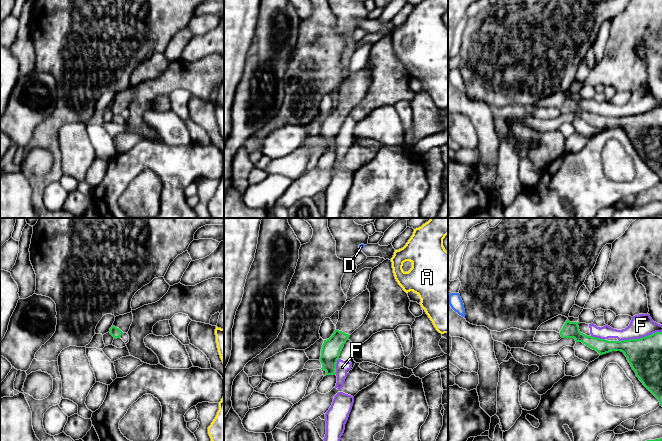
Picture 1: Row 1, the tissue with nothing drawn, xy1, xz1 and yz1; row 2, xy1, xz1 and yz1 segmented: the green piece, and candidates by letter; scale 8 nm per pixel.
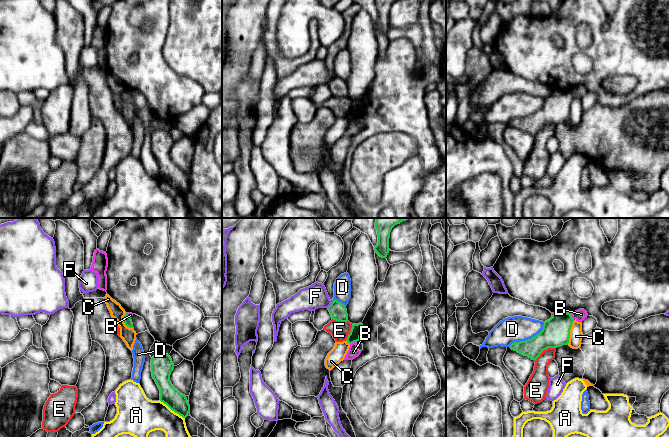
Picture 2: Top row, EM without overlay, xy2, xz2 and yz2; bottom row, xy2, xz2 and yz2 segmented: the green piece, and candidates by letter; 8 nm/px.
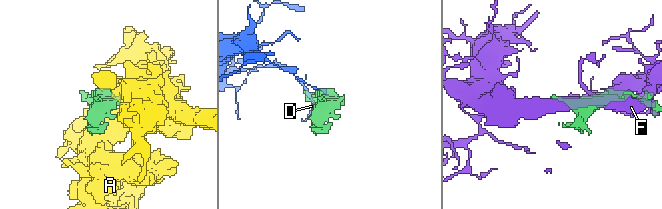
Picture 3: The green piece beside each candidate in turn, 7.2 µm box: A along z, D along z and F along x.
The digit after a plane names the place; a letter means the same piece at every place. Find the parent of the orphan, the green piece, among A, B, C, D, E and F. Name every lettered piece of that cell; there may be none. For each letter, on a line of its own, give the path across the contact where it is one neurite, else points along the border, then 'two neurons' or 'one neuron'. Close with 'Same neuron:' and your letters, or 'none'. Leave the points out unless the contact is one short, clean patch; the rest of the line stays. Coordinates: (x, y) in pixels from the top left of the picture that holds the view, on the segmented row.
A: two neurons
B: along xz2 (356, 341), (350, 344) | two neurons
C: two neurons
D: two neurons
E: two neurons
F: two neurons
Same neuron: none

